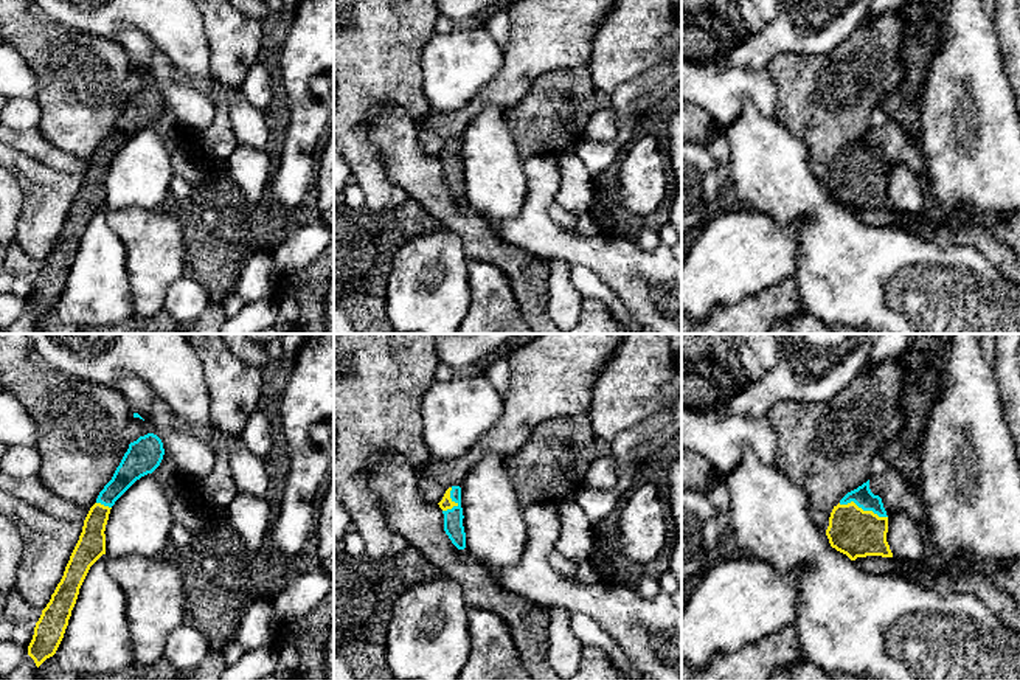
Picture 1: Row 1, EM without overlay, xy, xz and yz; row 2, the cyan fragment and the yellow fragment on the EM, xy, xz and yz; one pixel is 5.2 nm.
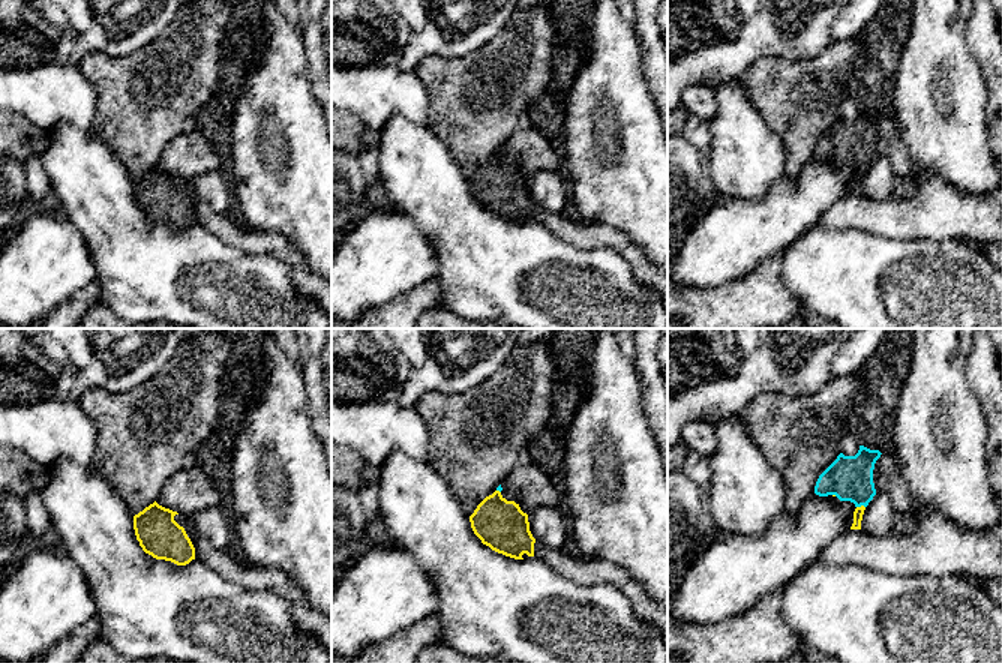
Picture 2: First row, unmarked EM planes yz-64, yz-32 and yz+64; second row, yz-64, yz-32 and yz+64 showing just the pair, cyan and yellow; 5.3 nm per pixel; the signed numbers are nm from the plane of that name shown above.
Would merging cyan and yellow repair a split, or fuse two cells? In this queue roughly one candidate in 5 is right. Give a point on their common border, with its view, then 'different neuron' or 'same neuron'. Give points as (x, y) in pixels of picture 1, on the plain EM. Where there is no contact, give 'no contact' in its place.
meets cyan in yz at (863, 162); same neuron

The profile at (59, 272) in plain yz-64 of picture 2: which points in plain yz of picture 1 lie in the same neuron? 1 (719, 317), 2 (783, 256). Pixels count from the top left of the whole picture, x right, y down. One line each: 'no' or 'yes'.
1: no
2: yes

